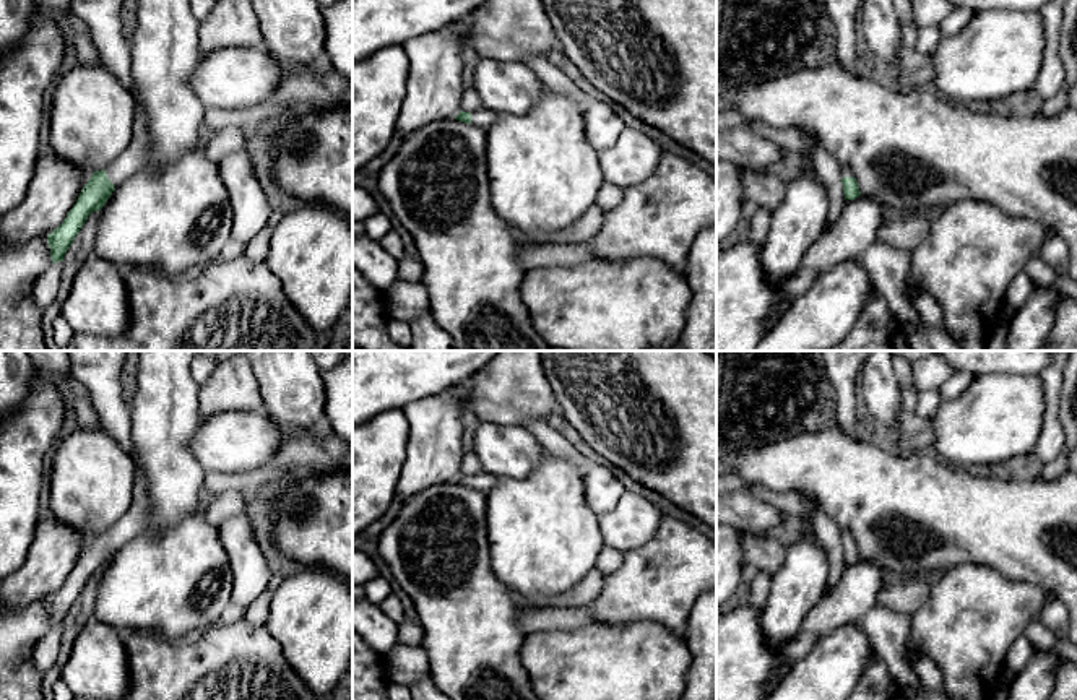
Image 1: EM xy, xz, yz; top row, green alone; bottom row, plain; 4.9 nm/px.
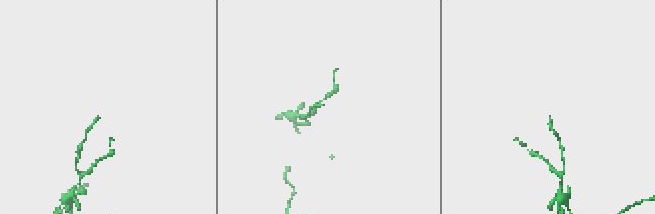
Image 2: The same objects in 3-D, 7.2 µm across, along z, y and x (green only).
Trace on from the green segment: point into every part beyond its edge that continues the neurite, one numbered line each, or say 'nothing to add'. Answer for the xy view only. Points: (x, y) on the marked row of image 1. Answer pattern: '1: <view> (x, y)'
1: xy (134, 158)

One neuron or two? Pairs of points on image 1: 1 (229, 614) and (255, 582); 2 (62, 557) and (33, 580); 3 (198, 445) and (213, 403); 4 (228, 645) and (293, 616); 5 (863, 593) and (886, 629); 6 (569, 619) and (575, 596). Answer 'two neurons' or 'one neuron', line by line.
1: two neurons
2: one neuron
3: two neurons
4: two neurons
5: two neurons
6: two neurons

